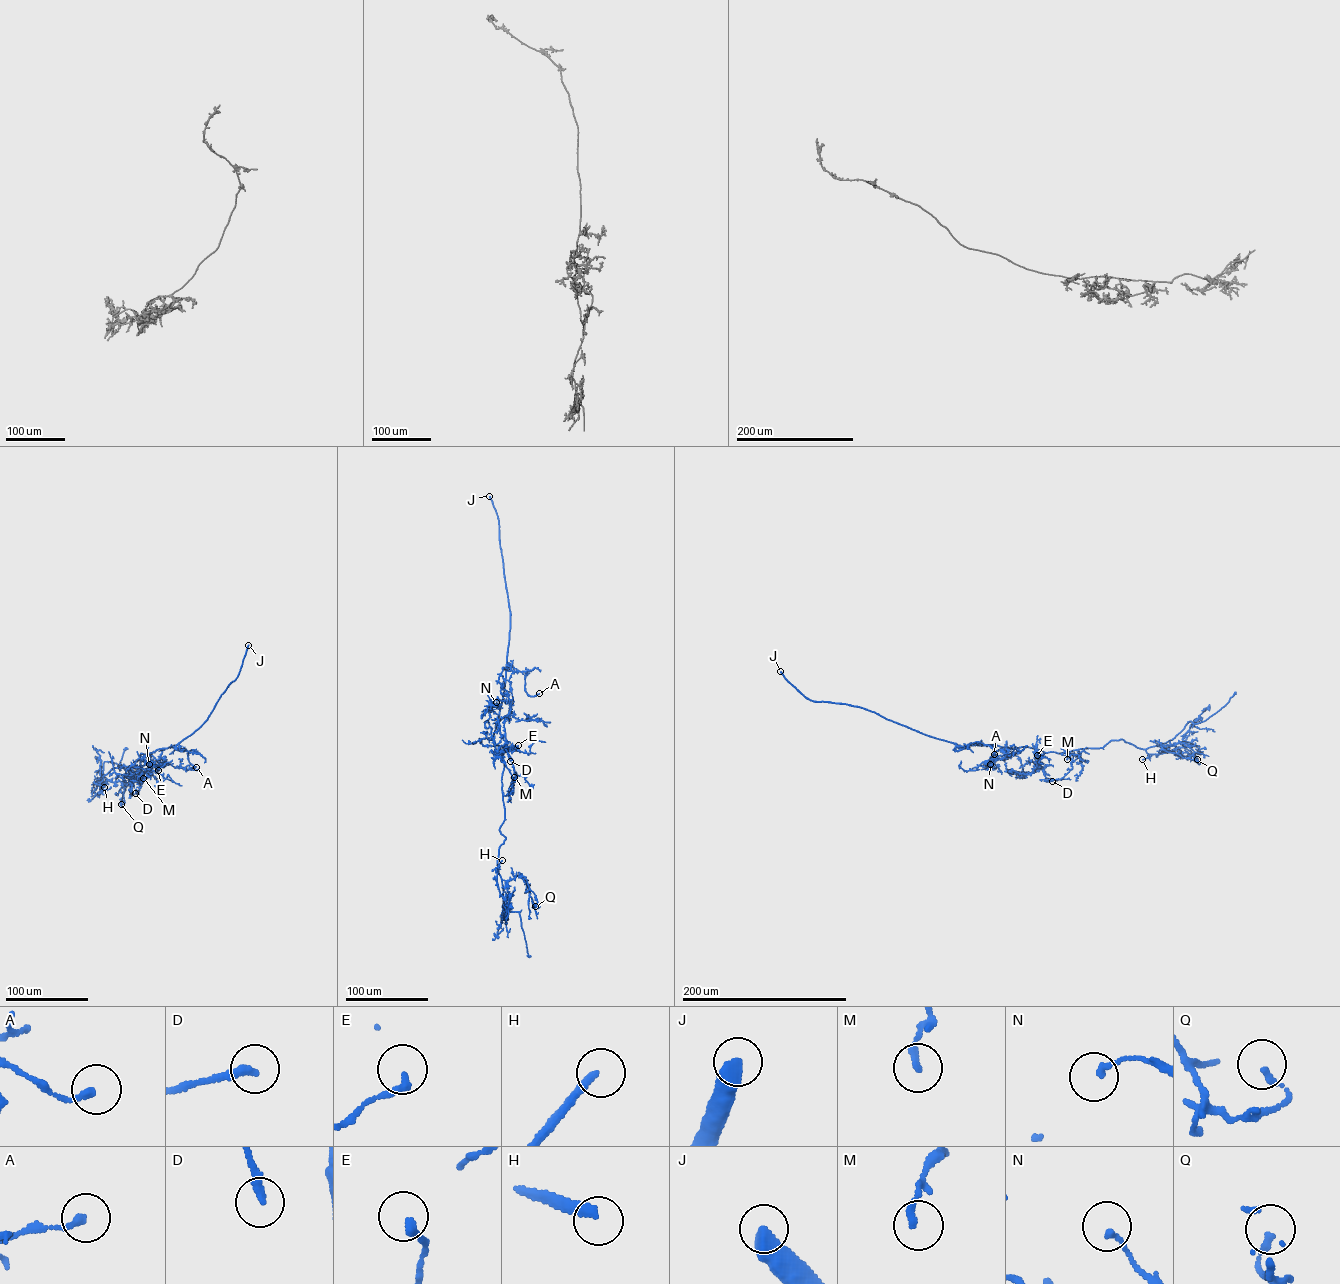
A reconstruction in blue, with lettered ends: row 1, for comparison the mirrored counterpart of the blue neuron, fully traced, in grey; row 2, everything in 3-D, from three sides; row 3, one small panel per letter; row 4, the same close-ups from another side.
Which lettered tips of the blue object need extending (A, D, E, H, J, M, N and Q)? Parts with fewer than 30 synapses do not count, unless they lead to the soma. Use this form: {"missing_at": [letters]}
{"missing_at": ["H", "J"]}

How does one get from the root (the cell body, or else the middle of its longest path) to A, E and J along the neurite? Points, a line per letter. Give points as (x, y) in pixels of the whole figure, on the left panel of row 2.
A: (143, 753), (172, 746), (181, 751), (193, 752), (191, 749), (188, 758), (196, 767)
E: (143, 753), (139, 759), (142, 771), (158, 770)
J: (143, 753), (175, 746), (200, 727), (238, 676), (248, 645)

